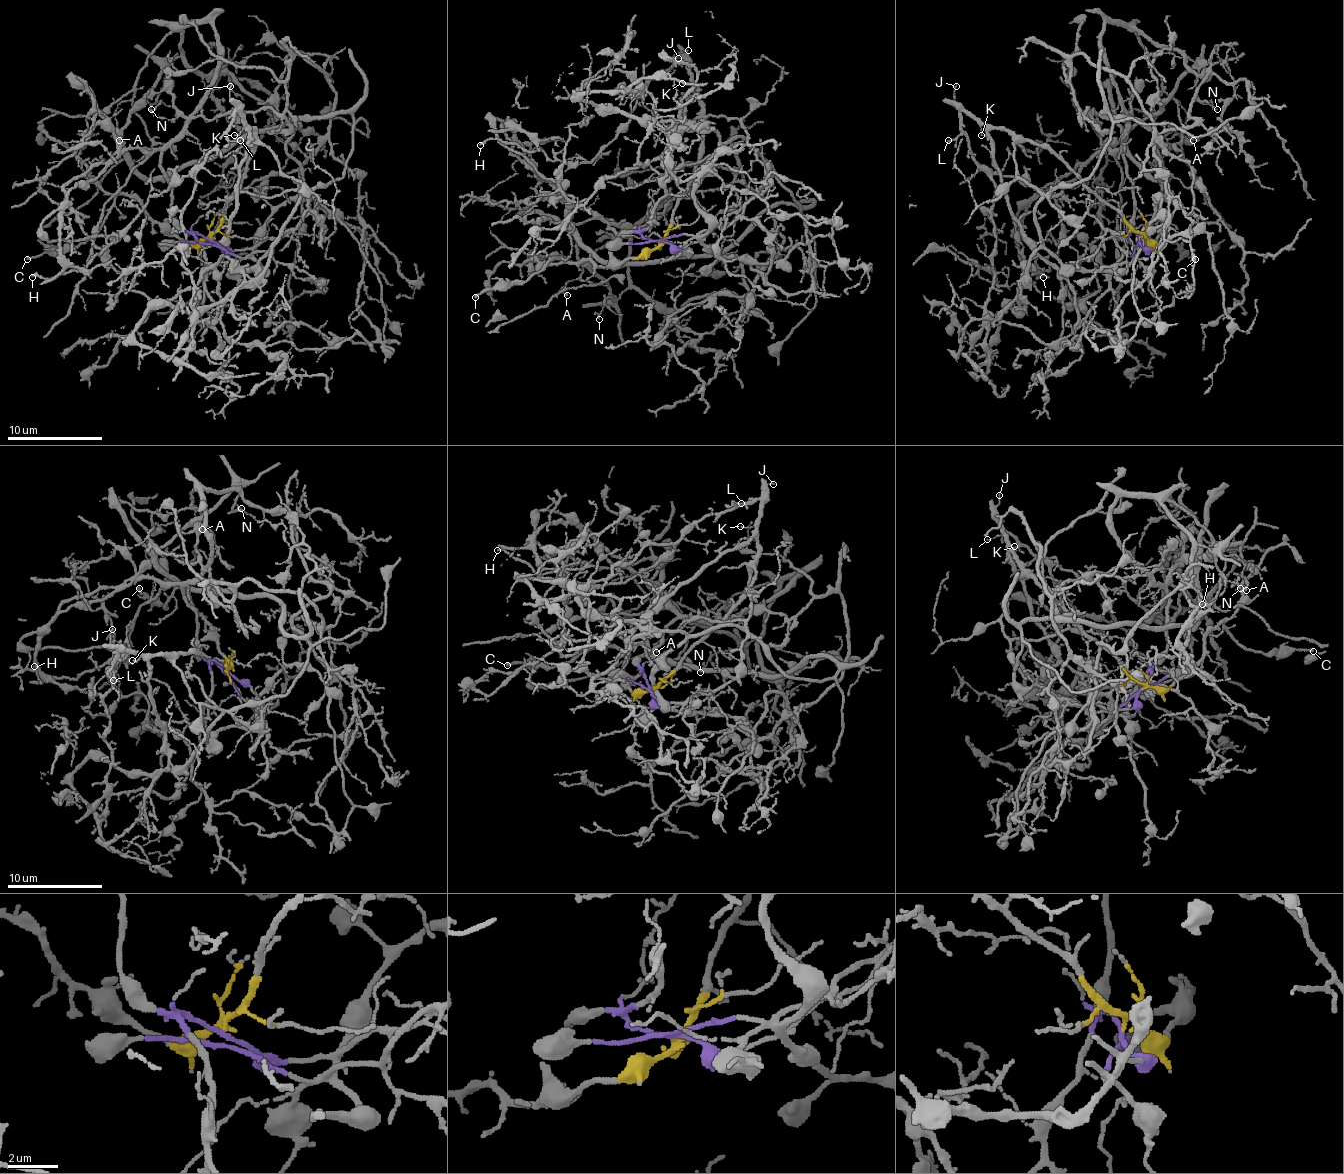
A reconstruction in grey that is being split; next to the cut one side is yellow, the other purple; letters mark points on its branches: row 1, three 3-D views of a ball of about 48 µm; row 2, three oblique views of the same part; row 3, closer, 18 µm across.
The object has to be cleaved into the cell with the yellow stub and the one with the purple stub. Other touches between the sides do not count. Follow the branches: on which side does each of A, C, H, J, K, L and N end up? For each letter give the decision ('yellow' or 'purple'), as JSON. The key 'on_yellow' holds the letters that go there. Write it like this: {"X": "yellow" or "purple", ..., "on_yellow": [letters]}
{"A": "purple", "C": "yellow", "H": "yellow", "J": "yellow", "K": "yellow", "L": "yellow", "N": "purple", "on_yellow": ["C", "H", "J", "K", "L"]}

